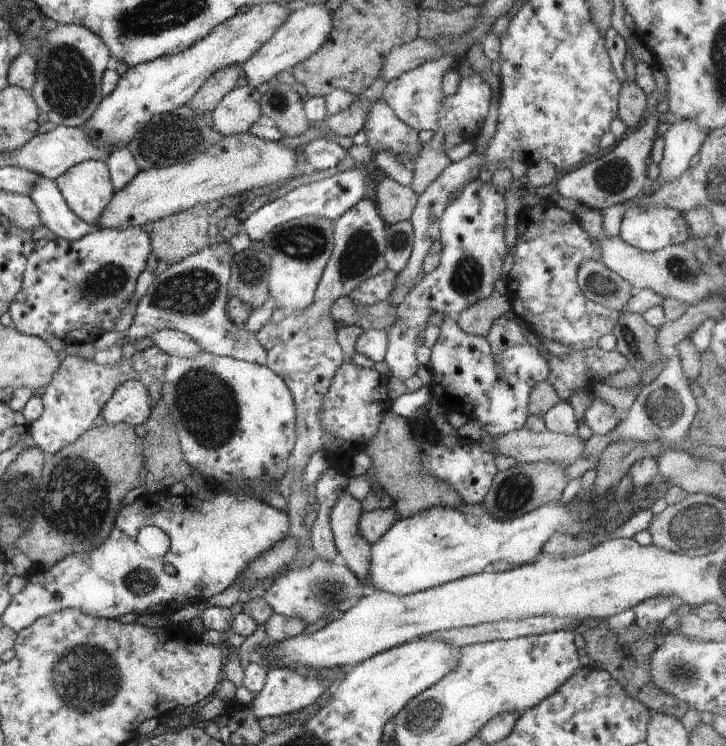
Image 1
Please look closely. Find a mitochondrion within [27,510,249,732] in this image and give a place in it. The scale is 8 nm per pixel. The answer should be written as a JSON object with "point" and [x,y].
{"point":[86,676]}

